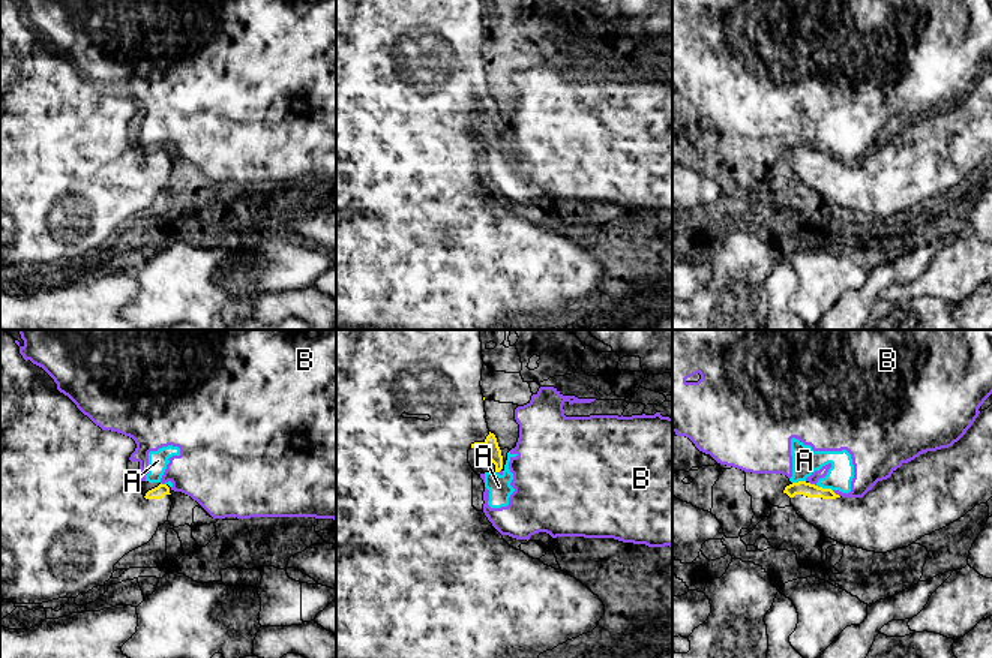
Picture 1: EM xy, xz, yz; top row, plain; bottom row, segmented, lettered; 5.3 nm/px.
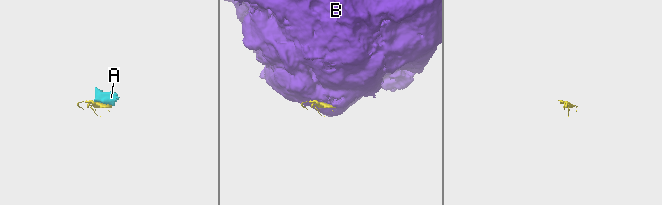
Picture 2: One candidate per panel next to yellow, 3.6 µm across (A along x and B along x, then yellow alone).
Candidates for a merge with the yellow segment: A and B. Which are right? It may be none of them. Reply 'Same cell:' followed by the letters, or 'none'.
Same cell: none

